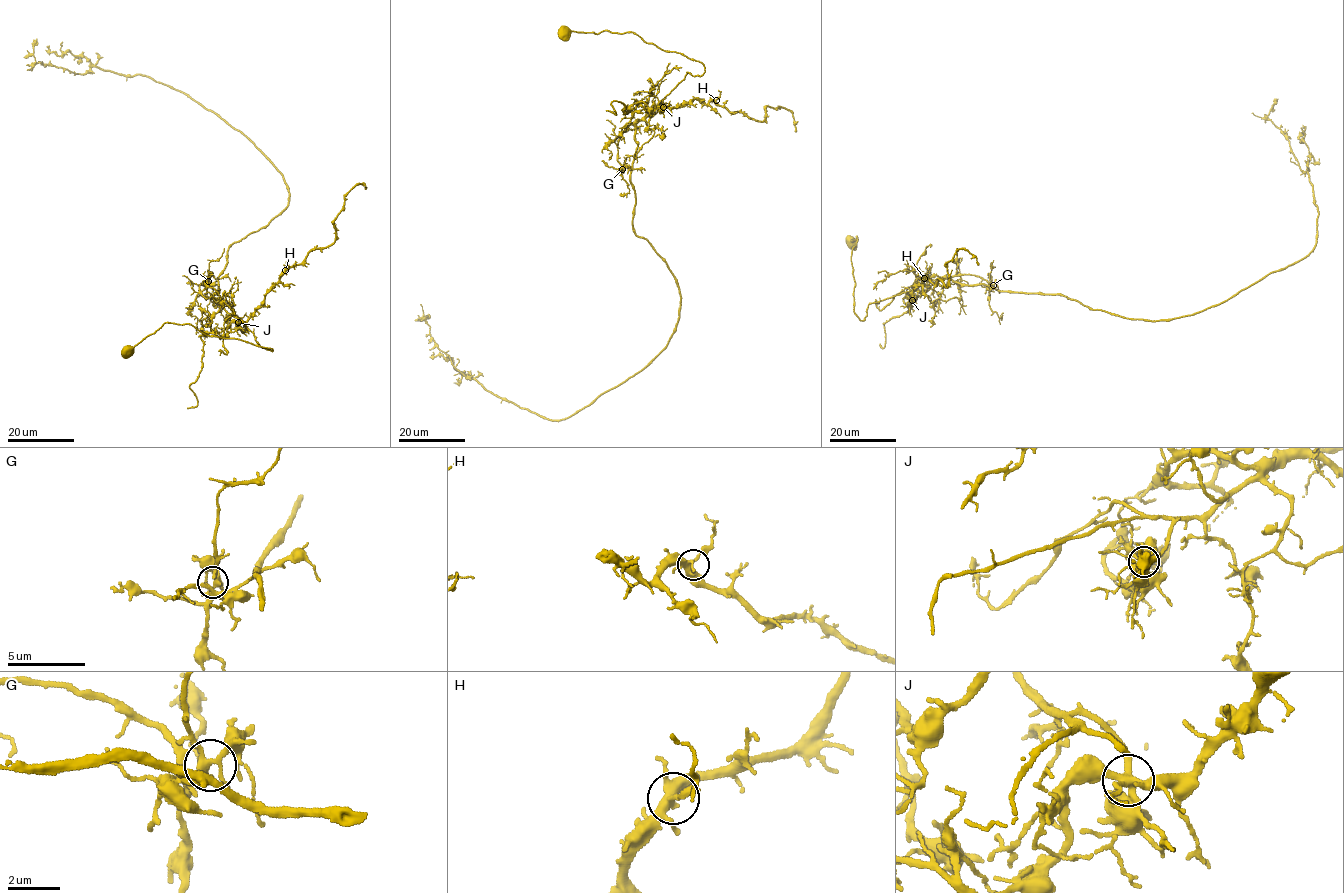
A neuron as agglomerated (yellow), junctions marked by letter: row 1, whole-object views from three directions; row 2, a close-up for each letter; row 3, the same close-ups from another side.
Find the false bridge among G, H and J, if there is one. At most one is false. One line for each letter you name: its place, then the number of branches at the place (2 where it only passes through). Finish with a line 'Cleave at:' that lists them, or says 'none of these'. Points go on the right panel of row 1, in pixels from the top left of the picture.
J: Place: (912, 300). Branches: 5
Cleave at: J

